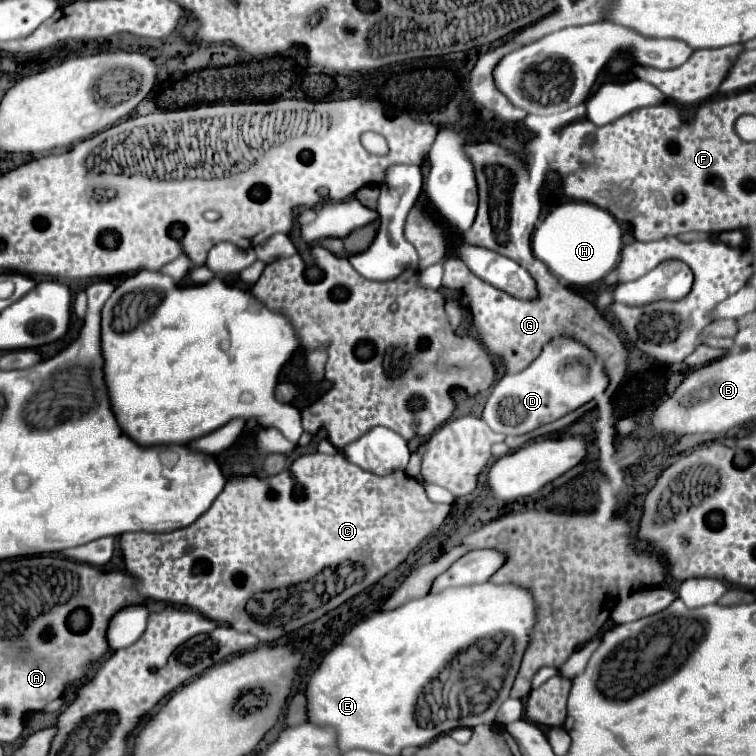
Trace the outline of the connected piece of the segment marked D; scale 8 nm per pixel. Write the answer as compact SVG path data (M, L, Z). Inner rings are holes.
M556 336L542 348L540 356L528 368L516 374L506 374L494 384L490 398L484 404L482 420L494 432L506 436L528 434L594 400L608 388L608 384L610 378L590 348L570 336Z

